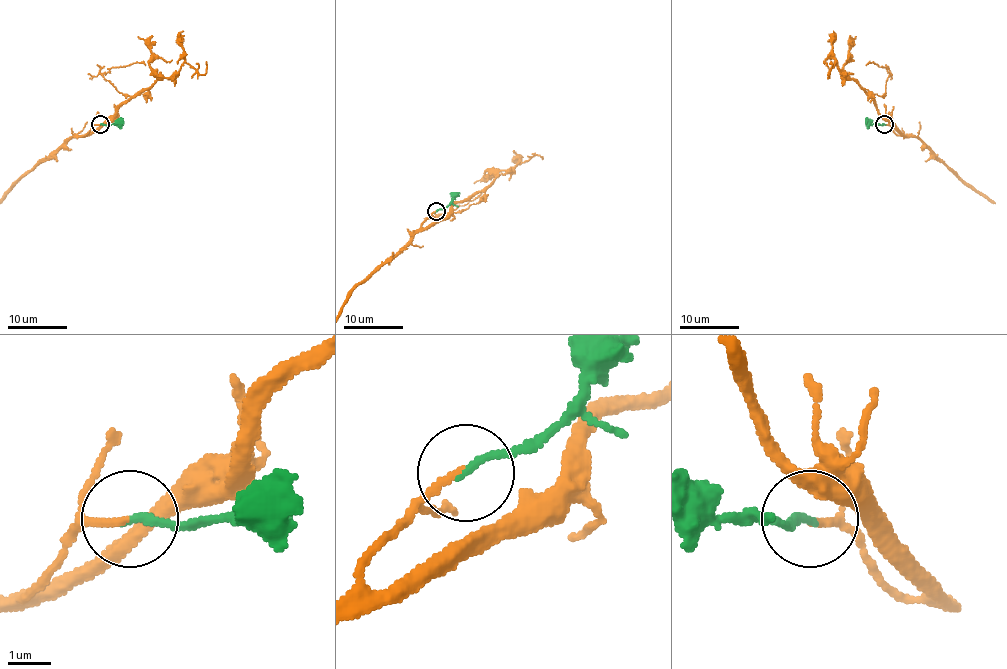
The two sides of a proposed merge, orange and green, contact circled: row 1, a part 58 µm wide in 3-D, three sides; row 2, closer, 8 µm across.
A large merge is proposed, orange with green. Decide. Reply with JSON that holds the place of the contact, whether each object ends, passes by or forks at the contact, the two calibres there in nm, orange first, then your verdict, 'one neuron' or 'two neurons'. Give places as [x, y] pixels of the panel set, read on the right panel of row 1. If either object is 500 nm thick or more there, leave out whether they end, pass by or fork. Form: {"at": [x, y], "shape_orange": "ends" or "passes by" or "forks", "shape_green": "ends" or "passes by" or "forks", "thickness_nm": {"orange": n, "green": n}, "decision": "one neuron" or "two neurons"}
{"at": [884, 124], "shape_orange": "ends", "shape_green": "ends", "thickness_nm": {"orange": 140, "green": 170}, "decision": "one neuron"}

